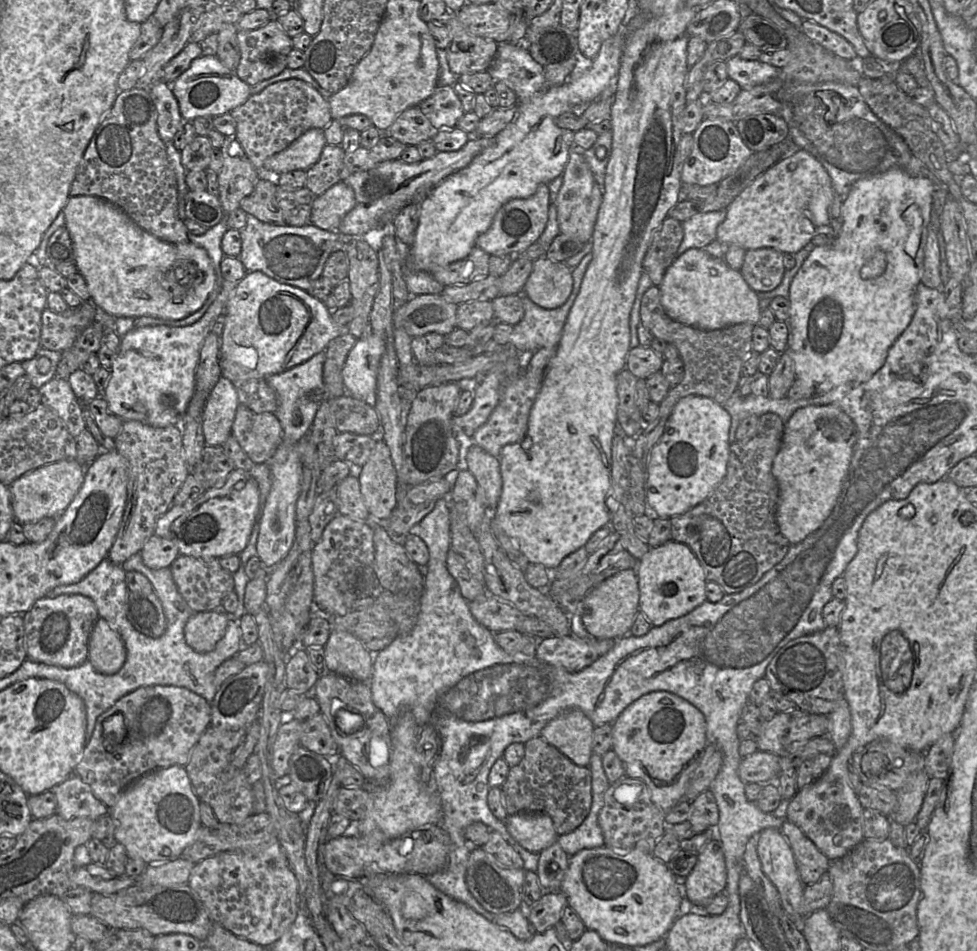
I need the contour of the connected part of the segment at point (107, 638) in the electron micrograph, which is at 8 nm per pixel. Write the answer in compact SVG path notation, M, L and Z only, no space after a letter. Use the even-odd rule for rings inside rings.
M102 618L96 621L90 635L88 661L103 675L118 673L126 661L126 649L120 635Z

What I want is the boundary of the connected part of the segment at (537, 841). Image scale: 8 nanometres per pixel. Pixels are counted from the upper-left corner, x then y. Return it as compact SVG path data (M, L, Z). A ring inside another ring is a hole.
M545 813L508 815L505 824L510 835L526 850L539 854L557 841L553 821Z

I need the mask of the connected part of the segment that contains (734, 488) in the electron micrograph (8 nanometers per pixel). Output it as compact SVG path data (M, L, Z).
M777 414L761 415L756 431L749 438L730 445L727 473L713 493L689 511L670 518L672 540L686 544L702 565L707 581L719 584L726 594L738 593L756 584L790 549L791 544L776 521L778 484L773 475L773 461L781 447L784 427Z

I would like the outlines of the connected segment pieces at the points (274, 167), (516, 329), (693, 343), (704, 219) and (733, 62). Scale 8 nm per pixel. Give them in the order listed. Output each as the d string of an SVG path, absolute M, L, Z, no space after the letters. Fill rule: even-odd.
M309 129L286 149L269 157L264 169L278 175L293 170L306 171L319 160L326 144L323 129Z
M592 252L587 254L579 265L572 269L573 288L567 301L559 308L544 309L533 301L531 301L523 292L520 293L525 314L523 319L513 326L513 332L510 336L508 347L513 351L521 353L523 356L534 353L541 348L556 348L562 336L563 328L570 309L573 306L575 299L580 291L584 274L587 270L589 263L593 258Z
M656 285L645 292L640 306L640 316L641 323L654 337L677 347L684 363L681 382L672 387L660 403L656 419L651 423L645 423L642 432L630 444L632 454L645 465L646 469L649 453L663 435L666 422L680 399L698 395L708 397L722 405L733 395L742 375L742 365L752 352L752 334L755 326L751 323L741 323L718 330L702 330L677 322L665 312L661 304L660 289Z
M726 209L699 213L682 223L683 240L676 257L691 248L704 249L712 241L717 240L717 228L726 217Z
M738 55L726 61L728 78L737 82L742 89L765 84L778 77L780 68L759 60L744 60Z

